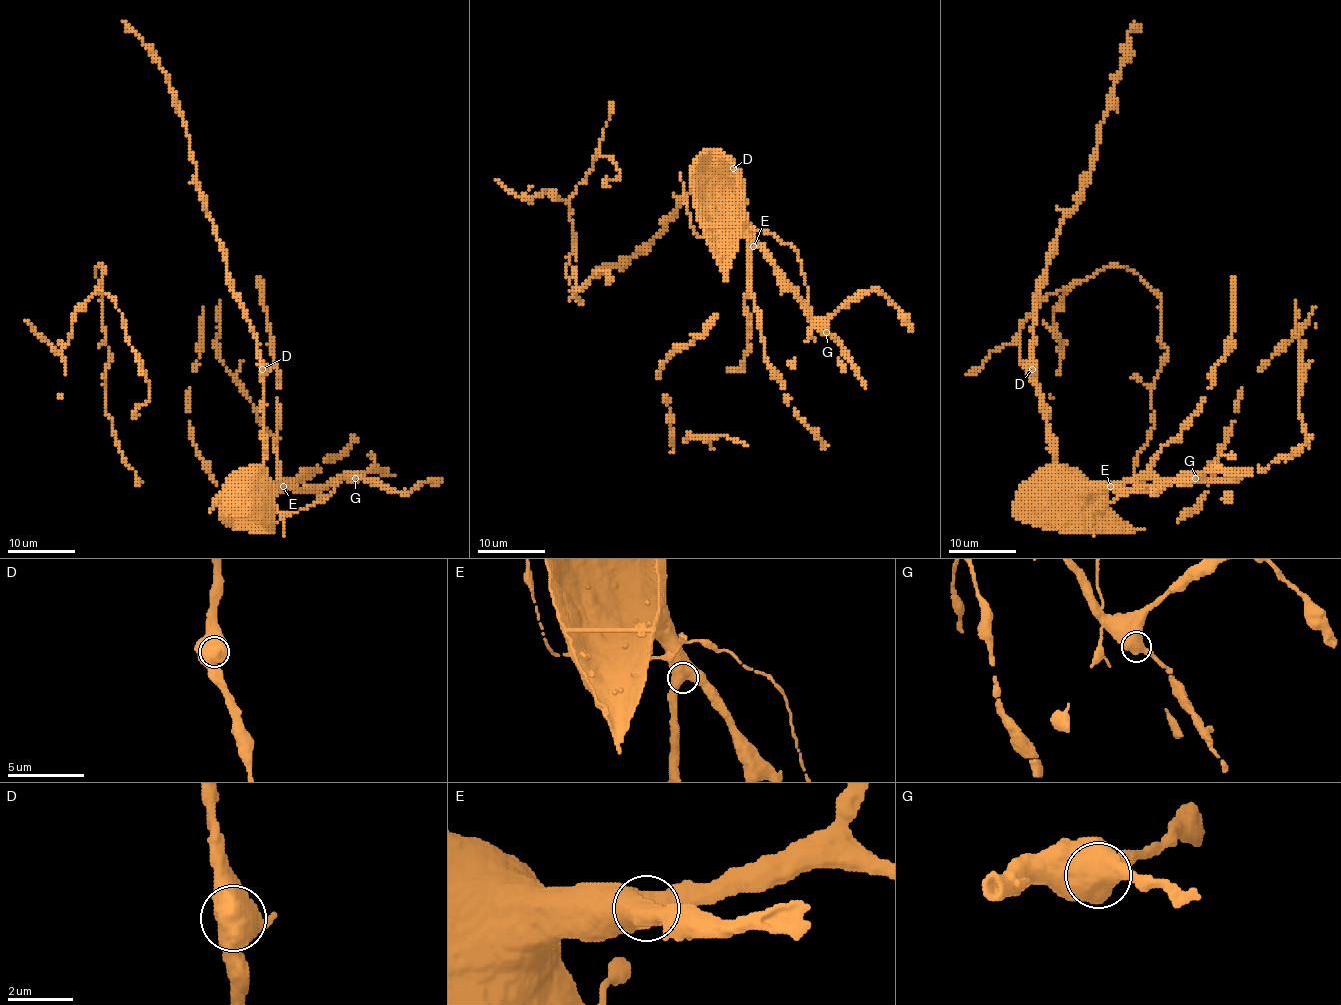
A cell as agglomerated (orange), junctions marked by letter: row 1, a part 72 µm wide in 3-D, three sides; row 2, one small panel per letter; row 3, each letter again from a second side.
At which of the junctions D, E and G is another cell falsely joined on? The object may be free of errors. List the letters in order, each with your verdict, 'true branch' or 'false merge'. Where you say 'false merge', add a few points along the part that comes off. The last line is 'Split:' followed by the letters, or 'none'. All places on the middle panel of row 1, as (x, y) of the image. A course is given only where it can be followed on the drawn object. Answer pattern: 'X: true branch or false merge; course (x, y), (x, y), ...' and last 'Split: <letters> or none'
D: true branch
E: true branch
G: true branch
Split: none

